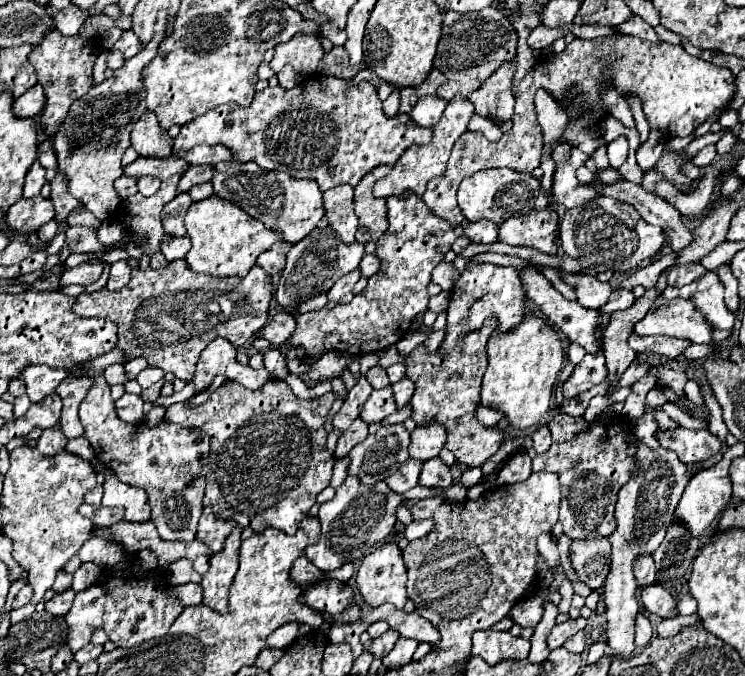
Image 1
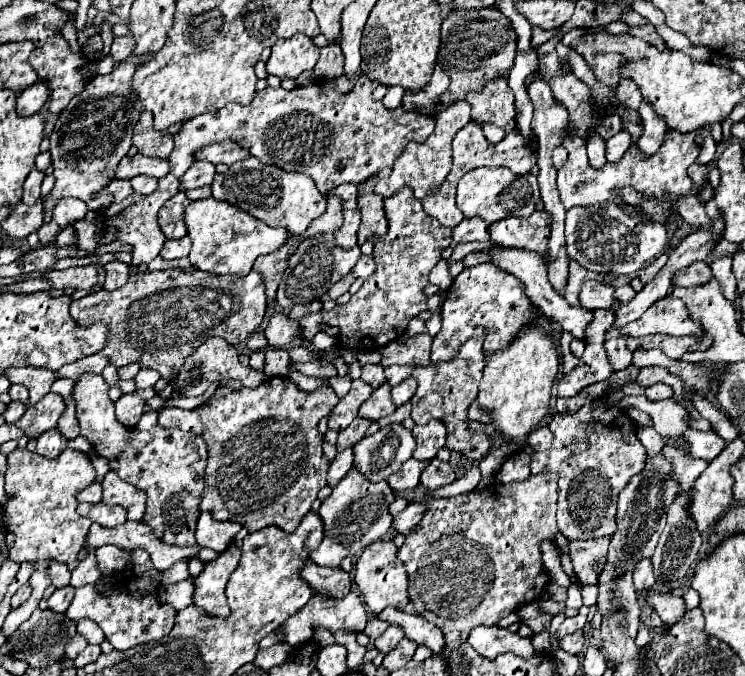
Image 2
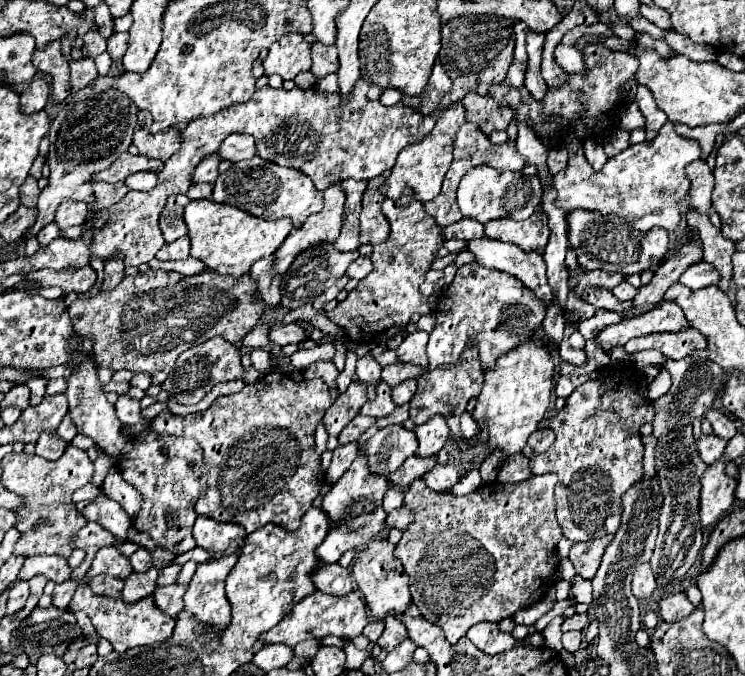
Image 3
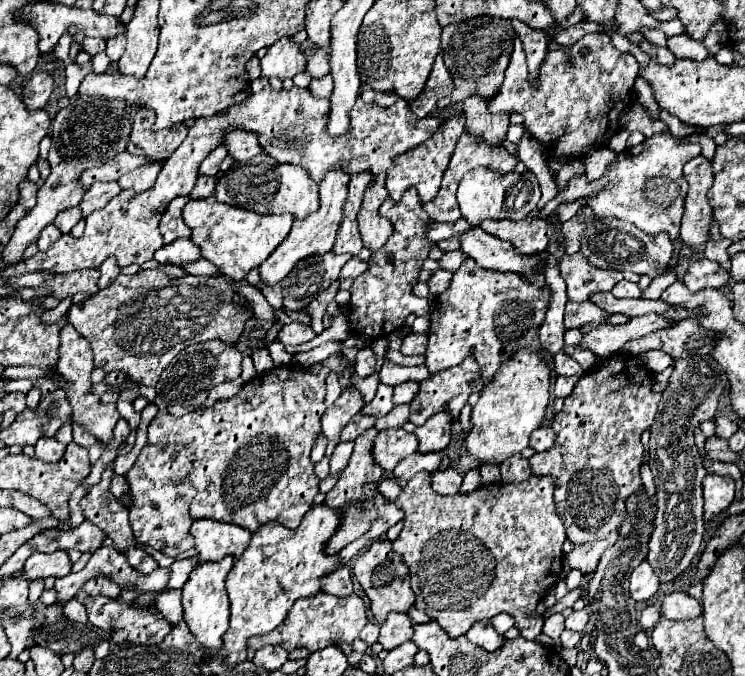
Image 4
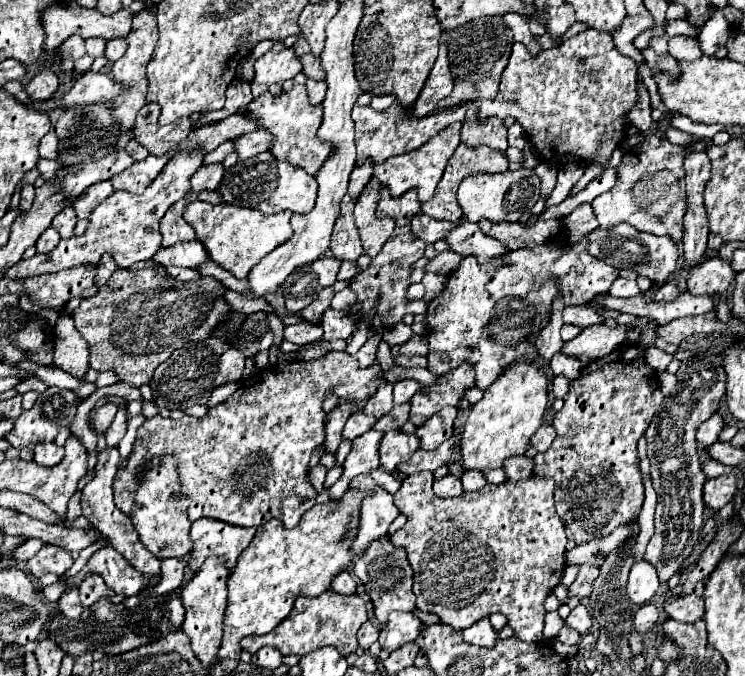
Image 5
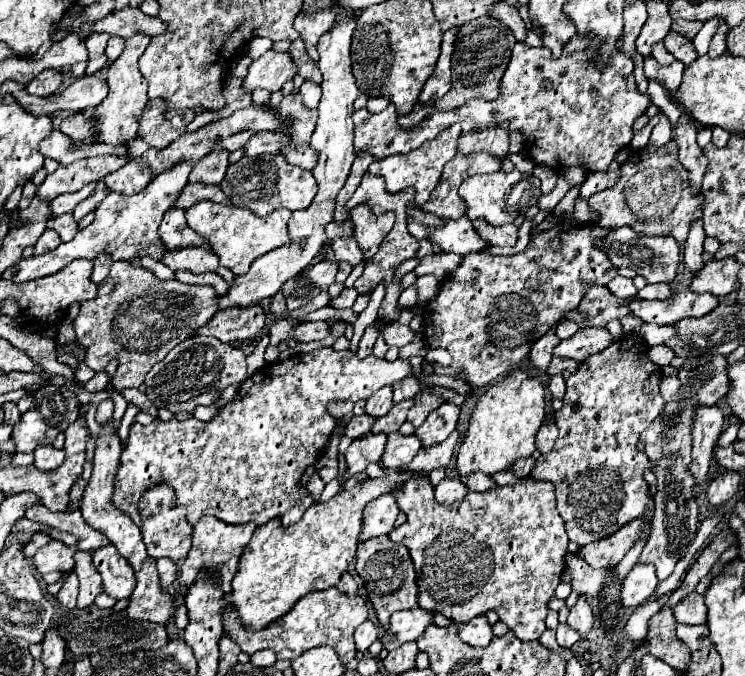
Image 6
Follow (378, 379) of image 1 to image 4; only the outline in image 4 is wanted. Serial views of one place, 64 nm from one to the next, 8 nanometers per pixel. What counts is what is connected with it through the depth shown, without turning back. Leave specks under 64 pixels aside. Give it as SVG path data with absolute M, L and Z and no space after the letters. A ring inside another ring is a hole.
M362 348L356 356L356 366L354 366L356 376L360 378L368 378L370 374L376 372L376 356L370 348Z

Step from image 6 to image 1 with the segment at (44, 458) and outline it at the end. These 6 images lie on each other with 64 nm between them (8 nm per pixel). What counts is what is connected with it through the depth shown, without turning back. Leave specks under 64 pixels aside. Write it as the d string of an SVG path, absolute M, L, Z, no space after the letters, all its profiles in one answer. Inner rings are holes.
M54 426L54 428L46 428L40 438L38 438L38 450L46 456L52 456L52 454L60 454L68 444L68 438L62 434L60 426Z

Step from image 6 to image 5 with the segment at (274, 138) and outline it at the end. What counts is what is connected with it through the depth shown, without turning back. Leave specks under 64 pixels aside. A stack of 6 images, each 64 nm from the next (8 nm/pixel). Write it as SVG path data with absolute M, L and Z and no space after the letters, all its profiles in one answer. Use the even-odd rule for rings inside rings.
M264 130L248 132L246 136L234 138L234 152L240 160L248 160L252 156L258 156L260 152L266 152L270 148L270 134Z

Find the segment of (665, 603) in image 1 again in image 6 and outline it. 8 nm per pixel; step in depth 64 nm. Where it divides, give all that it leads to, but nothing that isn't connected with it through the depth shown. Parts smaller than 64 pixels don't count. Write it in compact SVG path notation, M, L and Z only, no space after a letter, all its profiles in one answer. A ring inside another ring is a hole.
M692 592L674 606L674 618L682 624L706 624L706 604L704 596Z

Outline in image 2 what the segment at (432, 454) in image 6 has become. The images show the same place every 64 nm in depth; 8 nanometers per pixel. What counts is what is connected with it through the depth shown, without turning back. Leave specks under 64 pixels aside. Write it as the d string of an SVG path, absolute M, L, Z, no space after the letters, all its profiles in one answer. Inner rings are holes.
M416 458L406 460L402 464L402 468L388 478L390 488L394 492L406 492L406 490L416 488L418 486L418 480L420 480L420 474L426 468L426 464L428 464L426 460L416 460Z

